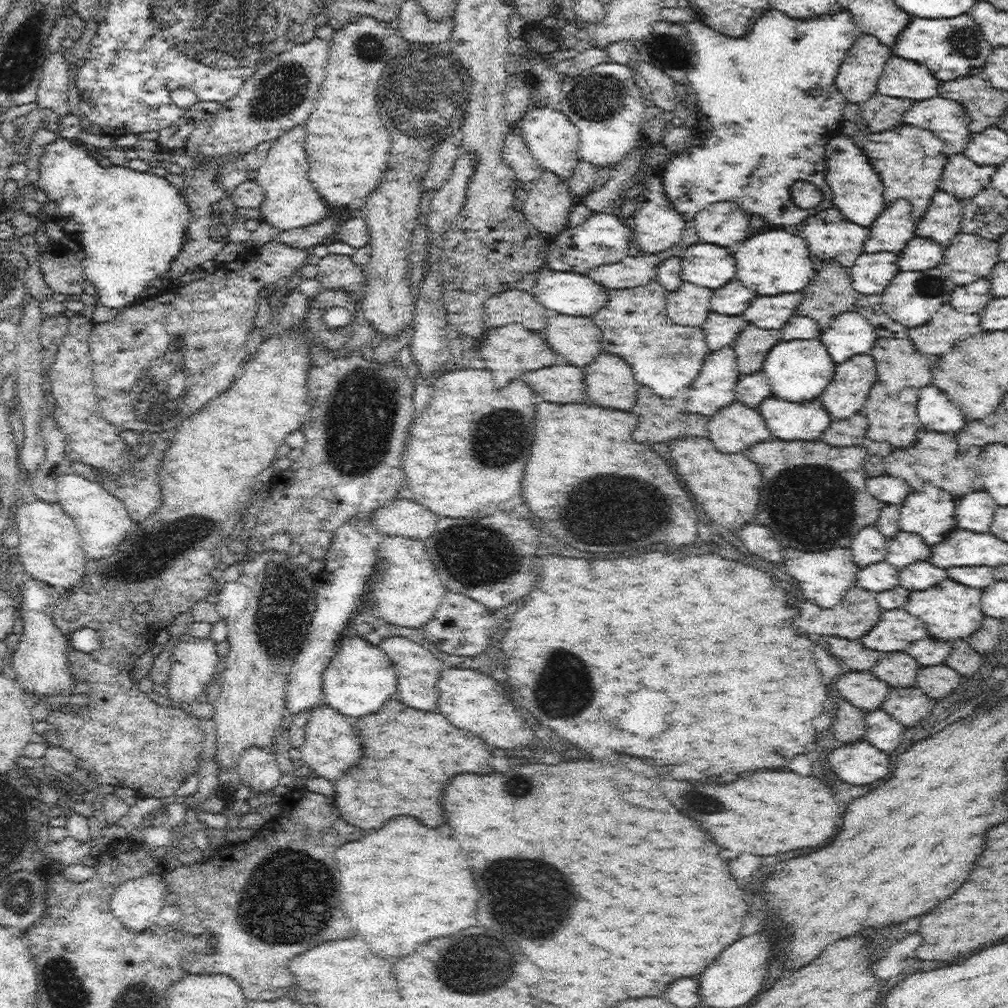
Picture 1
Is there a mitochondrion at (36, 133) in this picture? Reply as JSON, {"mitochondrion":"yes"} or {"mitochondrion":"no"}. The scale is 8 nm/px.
{"mitochondrion":"no"}

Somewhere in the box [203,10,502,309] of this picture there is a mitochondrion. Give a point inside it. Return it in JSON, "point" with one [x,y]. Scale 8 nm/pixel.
{"point":[423,94]}

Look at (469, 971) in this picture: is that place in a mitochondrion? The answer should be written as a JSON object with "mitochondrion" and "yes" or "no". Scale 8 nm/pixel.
{"mitochondrion":"yes"}

